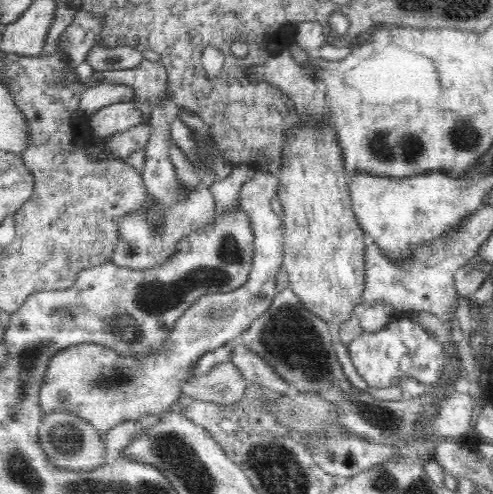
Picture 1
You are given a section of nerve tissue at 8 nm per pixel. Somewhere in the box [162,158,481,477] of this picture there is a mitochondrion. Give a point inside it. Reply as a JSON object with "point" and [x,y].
{"point":[289,337]}

